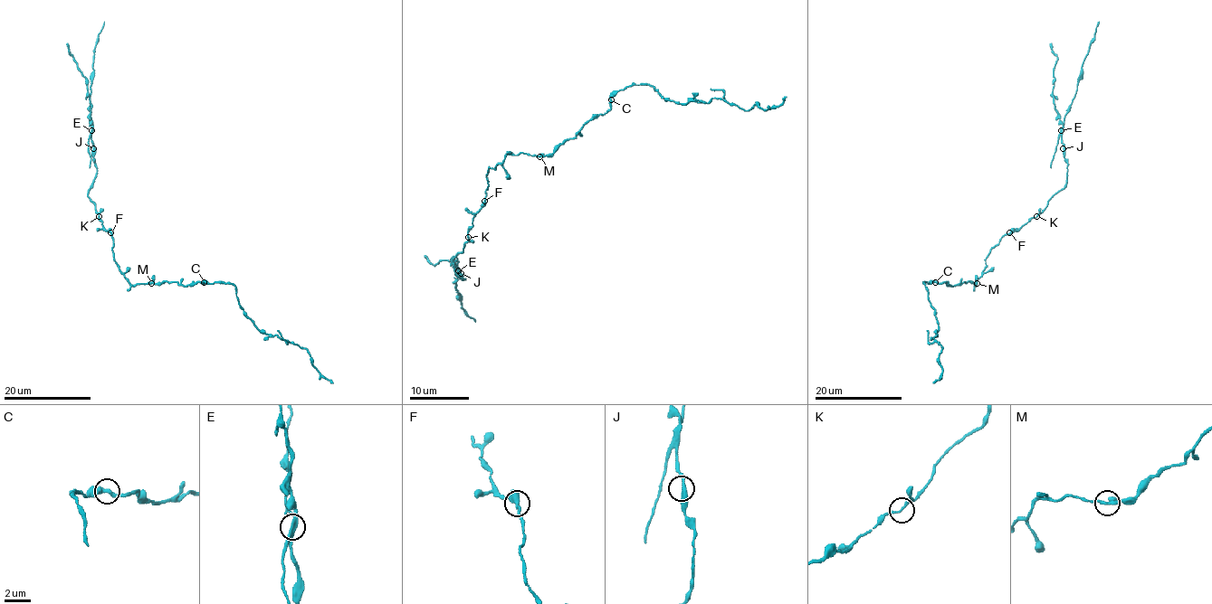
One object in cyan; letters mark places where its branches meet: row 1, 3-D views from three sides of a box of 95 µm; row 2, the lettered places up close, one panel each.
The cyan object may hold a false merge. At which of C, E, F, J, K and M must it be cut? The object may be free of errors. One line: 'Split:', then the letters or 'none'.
Split: E

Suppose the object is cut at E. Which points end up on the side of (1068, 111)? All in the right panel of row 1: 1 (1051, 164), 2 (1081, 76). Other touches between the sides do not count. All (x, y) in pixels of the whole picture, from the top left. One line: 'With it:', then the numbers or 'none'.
With it: 1, 2

